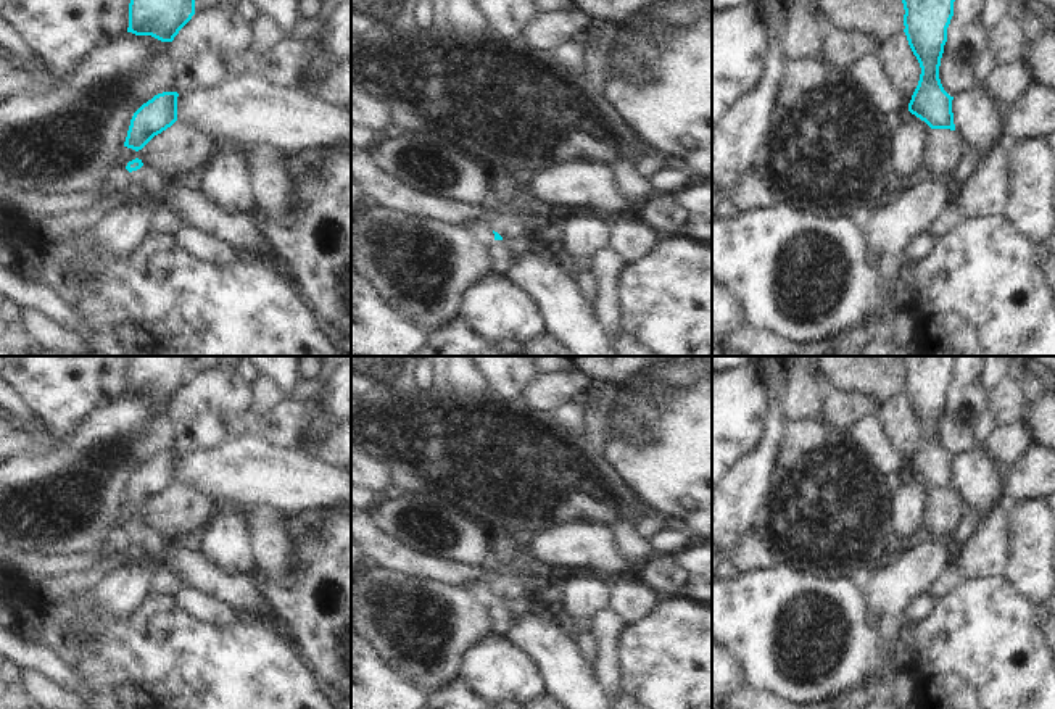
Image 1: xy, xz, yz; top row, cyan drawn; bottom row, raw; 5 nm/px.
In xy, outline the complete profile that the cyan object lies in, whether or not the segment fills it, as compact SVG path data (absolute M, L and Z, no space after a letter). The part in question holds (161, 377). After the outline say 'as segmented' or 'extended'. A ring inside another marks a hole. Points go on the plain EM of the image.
M130 356L127 393L172 403L195 375L197 356Z; as segmented

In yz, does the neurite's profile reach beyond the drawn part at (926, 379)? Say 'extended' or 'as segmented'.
as segmented

